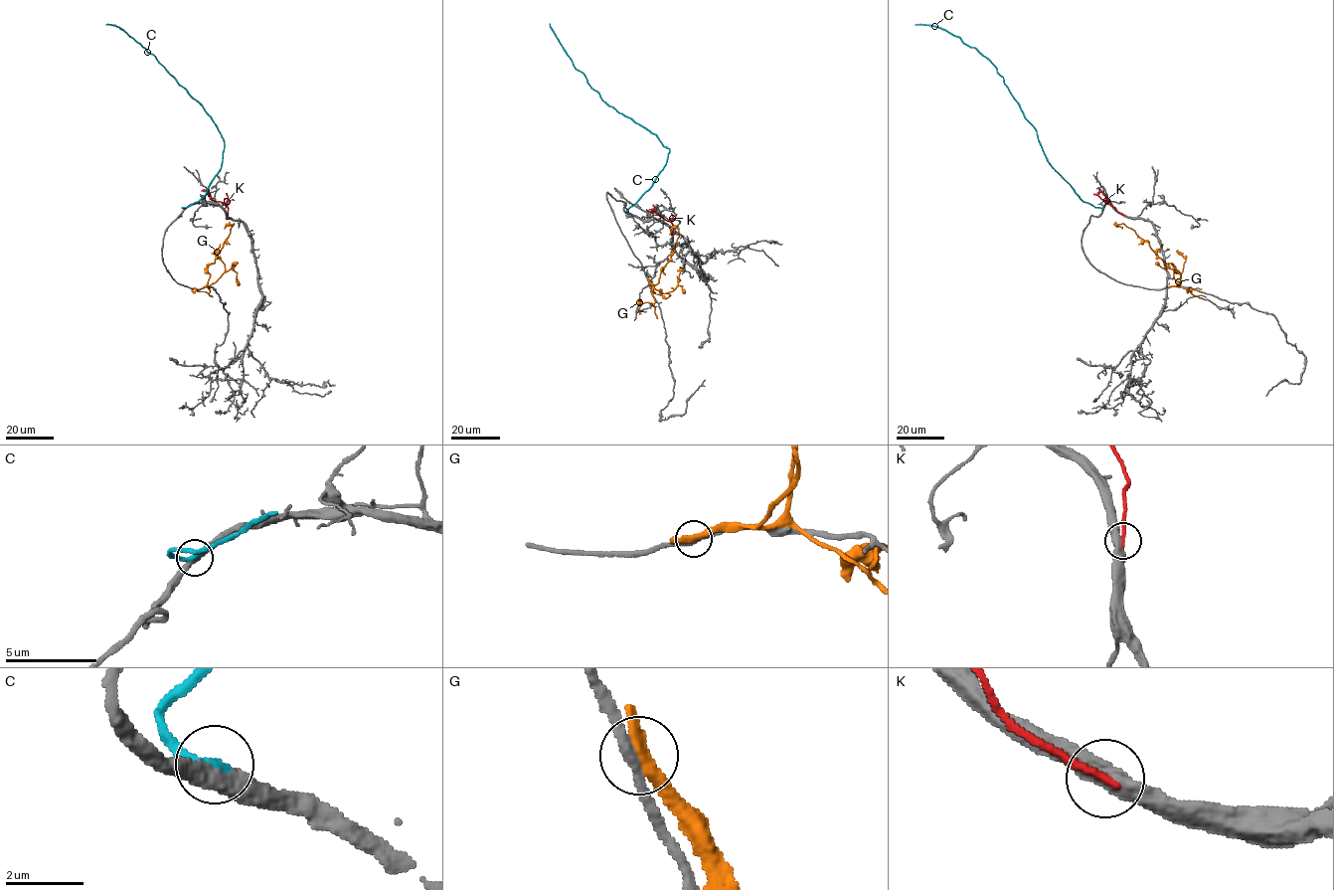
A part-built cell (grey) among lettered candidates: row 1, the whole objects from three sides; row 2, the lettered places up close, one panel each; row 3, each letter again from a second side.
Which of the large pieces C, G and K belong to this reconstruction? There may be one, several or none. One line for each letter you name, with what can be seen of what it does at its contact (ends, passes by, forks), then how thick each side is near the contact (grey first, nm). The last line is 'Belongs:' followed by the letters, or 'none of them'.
C: it ends | 420/320 nm
Belongs: C

